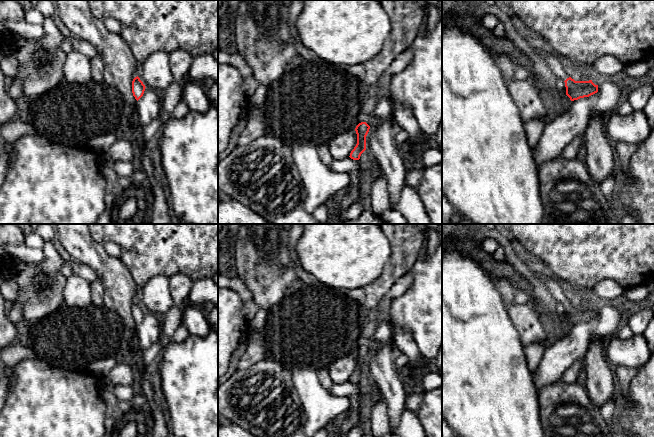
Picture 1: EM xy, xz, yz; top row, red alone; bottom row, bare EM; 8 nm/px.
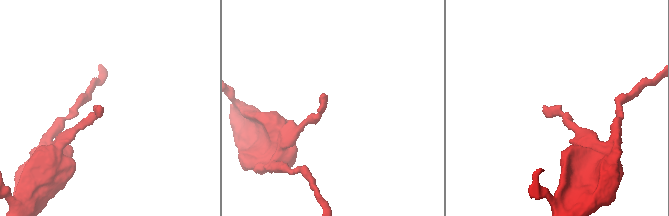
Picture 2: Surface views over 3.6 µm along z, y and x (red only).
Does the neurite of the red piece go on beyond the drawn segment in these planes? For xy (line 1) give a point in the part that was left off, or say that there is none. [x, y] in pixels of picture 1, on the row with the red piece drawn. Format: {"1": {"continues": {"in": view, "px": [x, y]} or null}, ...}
{"1": {"continues": null}}

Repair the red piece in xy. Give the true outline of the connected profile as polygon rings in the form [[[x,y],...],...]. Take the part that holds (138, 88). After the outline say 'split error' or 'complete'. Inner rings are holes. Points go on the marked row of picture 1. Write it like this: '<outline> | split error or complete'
[[[138,76],[133,79],[132,93],[137,101],[143,96],[145,88],[146,88],[145,85]]] | complete

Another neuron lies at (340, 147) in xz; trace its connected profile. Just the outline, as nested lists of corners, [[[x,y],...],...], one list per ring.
[[[355,129],[345,131],[330,140],[328,147],[333,159],[341,160],[348,158],[357,144]]]

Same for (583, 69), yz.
[[[572,62],[572,66],[577,68],[577,72],[580,75],[579,81],[589,81],[592,79],[589,74],[589,71],[592,69],[590,65]]]

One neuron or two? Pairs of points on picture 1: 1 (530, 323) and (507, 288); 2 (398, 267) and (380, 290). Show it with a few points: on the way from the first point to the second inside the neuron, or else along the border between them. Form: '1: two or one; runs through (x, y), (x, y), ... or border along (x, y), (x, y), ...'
1: one; runs through (521, 314), (509, 302), (508, 297)
2: one; runs through (392, 273), (383, 284)

